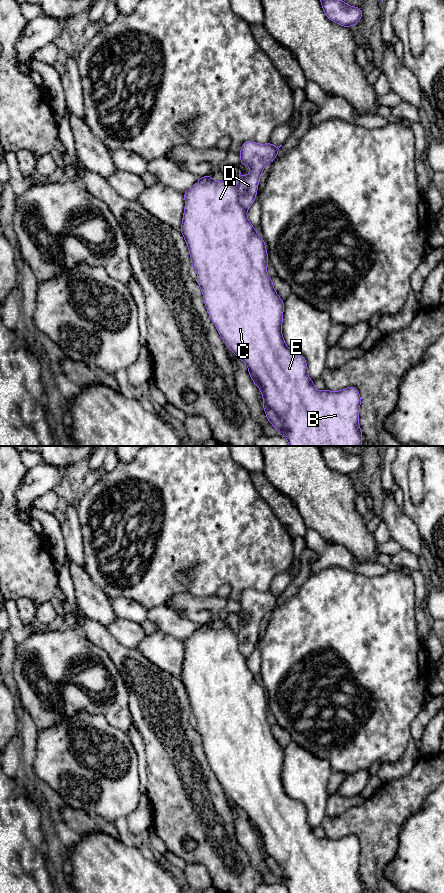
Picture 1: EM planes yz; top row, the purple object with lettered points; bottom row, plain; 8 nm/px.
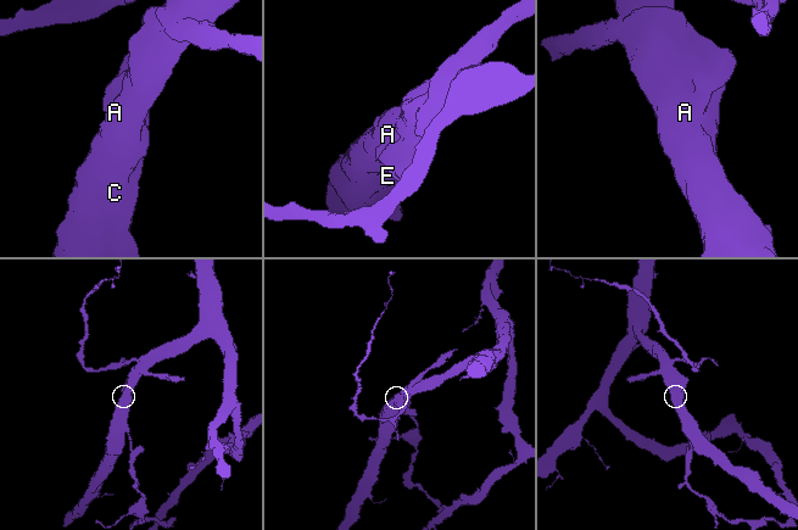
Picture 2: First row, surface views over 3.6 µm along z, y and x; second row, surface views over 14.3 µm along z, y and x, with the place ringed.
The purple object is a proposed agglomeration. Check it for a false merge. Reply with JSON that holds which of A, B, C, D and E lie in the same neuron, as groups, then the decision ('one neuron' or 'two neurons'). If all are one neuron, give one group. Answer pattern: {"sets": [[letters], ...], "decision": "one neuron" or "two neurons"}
{"sets": [["A", "B", "C", "E"], ["D"]], "decision": "two neurons"}

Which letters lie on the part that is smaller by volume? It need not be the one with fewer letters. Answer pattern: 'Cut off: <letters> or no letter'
Cut off: D

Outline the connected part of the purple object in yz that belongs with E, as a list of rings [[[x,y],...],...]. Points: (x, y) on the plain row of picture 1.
[[[211,623],[200,625],[199,629],[194,632],[188,639],[183,641],[185,647],[185,656],[183,661],[182,673],[180,679],[185,687],[191,705],[193,716],[197,720],[197,732],[201,736],[203,749],[210,767],[214,771],[219,783],[221,784],[226,795],[229,796],[240,808],[248,815],[248,820],[257,825],[264,836],[264,845],[278,865],[282,868],[286,878],[286,887],[289,893],[362,893],[363,879],[359,874],[359,860],[361,845],[356,835],[346,835],[341,839],[329,839],[327,837],[319,839],[314,834],[314,829],[308,824],[308,815],[305,805],[298,800],[288,796],[282,783],[281,774],[283,771],[284,749],[279,745],[274,737],[272,727],[267,722],[268,702],[265,694],[265,688],[261,686],[256,677],[250,671],[247,665],[247,657],[239,651],[238,635],[235,634],[228,626],[215,630]]]

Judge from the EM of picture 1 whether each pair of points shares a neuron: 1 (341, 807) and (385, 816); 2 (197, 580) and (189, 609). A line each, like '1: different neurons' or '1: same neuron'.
1: different neurons
2: different neurons

